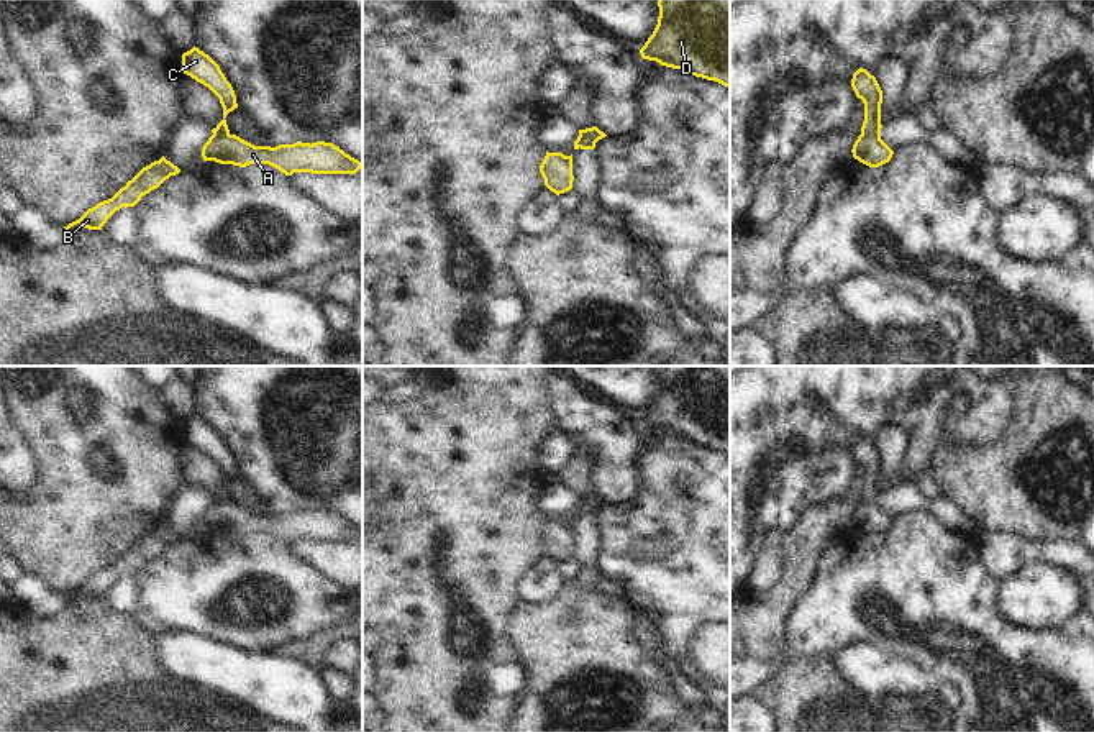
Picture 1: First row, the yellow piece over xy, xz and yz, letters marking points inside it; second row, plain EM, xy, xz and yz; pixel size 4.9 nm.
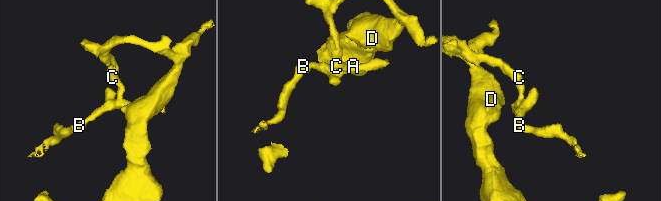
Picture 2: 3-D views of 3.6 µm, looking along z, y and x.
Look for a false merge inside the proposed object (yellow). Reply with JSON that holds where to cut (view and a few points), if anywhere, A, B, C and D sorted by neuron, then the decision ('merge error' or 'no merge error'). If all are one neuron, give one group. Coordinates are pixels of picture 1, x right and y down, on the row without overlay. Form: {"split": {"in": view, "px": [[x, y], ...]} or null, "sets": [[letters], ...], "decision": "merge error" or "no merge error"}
{"split": {"in": "yz", "px": [[861, 501], [879, 506]]}, "sets": [["A", "B"], ["C", "D"]], "decision": "merge error"}

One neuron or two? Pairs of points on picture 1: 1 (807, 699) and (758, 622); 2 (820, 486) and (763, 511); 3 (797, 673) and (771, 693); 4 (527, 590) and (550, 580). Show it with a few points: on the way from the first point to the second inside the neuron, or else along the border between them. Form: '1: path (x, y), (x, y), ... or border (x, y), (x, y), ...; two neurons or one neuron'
1: border (791, 655), (783, 663); two neurons
2: path (806, 486), (794, 486), (778, 503); one neuron
3: path (791, 680), (778, 693); one neuron
4: path (532, 588), (545, 580); one neuron

